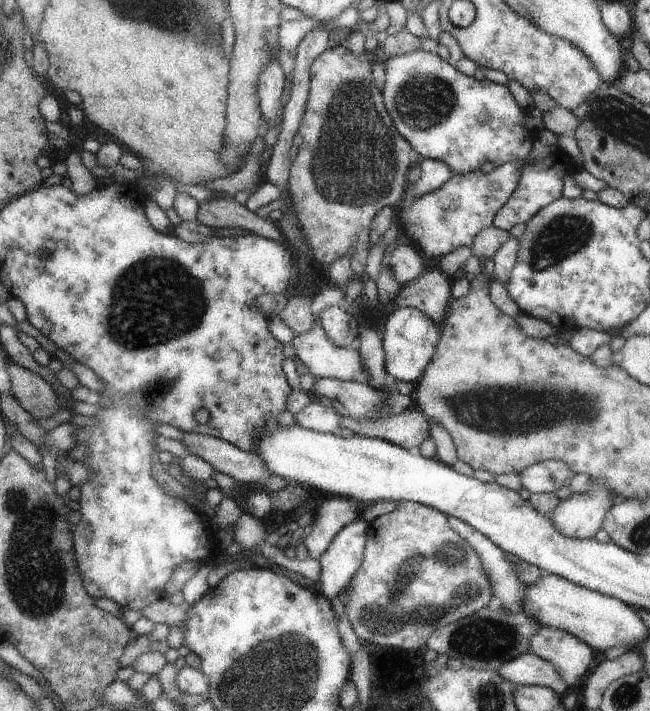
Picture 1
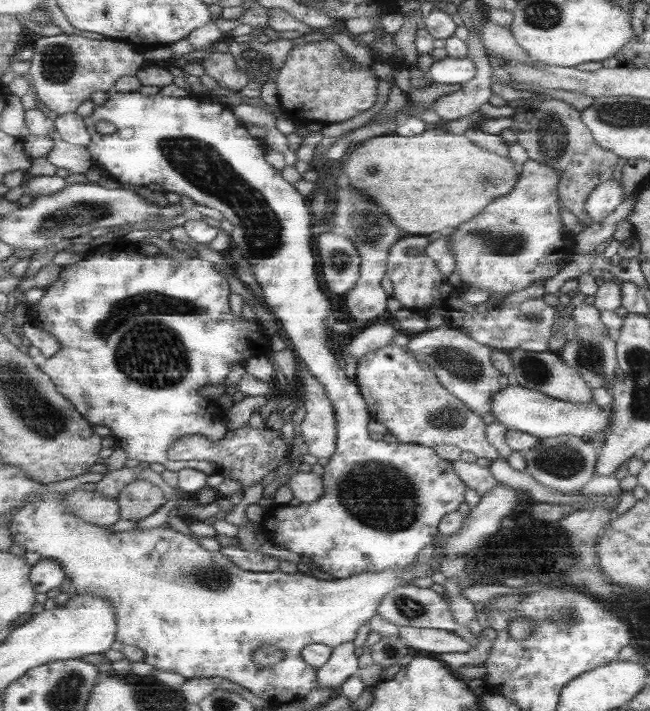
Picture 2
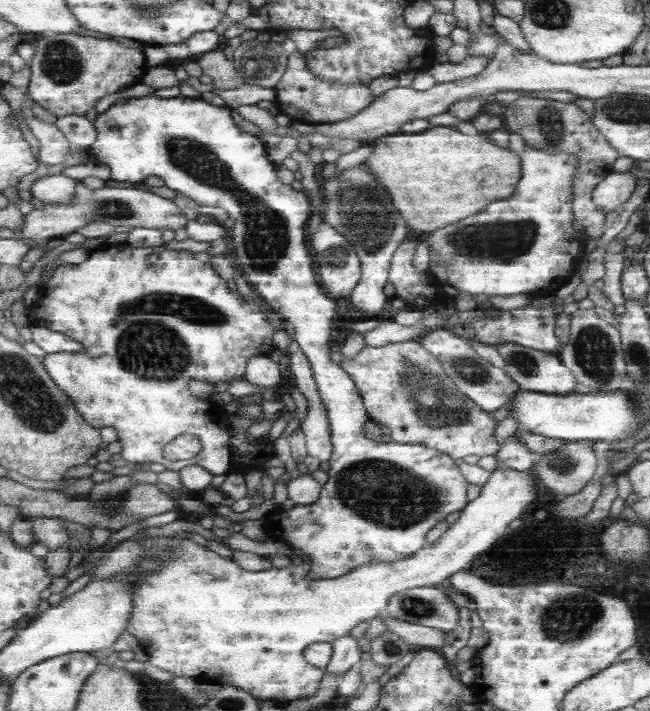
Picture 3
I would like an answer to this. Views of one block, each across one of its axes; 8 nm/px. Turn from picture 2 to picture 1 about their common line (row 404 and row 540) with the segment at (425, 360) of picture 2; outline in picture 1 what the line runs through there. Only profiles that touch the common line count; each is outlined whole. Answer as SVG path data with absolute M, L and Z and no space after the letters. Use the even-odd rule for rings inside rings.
M451 516L447 517L447 522L479 557L484 575L490 582L491 604L512 613L521 611L526 590L525 584L518 579L517 569L516 573L513 569L513 563L505 560L498 546L467 523Z

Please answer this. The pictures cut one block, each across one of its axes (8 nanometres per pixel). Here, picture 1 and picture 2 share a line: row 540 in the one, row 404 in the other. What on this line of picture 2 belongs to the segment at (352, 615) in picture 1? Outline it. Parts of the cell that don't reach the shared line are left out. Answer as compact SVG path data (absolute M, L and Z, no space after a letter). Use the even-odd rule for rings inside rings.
M386 345L375 352L363 354L355 366L355 383L366 402L367 411L375 414L375 422L383 424L387 433L403 444L439 446L449 444L468 452L475 458L495 460L498 453L485 437L481 417L467 410L467 406L453 398L433 376L427 366L419 362L401 346Z

